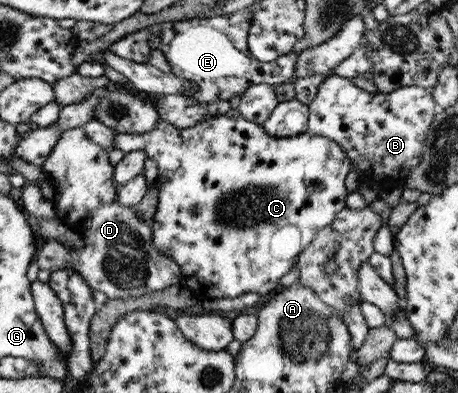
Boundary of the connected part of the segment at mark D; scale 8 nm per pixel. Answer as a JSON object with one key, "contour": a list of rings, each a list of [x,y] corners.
{"contour":[[[49,101],[31,113],[28,120],[35,127],[49,127],[51,123],[56,123],[61,128],[57,142],[42,161],[40,169],[44,177],[55,185],[57,197],[49,200],[53,201],[59,213],[56,219],[79,231],[83,245],[69,253],[54,239],[41,243],[35,255],[38,268],[49,272],[73,268],[83,276],[89,288],[101,291],[108,299],[137,297],[182,281],[175,260],[161,254],[151,244],[149,223],[137,216],[134,207],[117,202],[114,166],[109,163],[108,151],[91,141],[81,126],[63,130],[60,114],[60,106],[55,101]]]}

